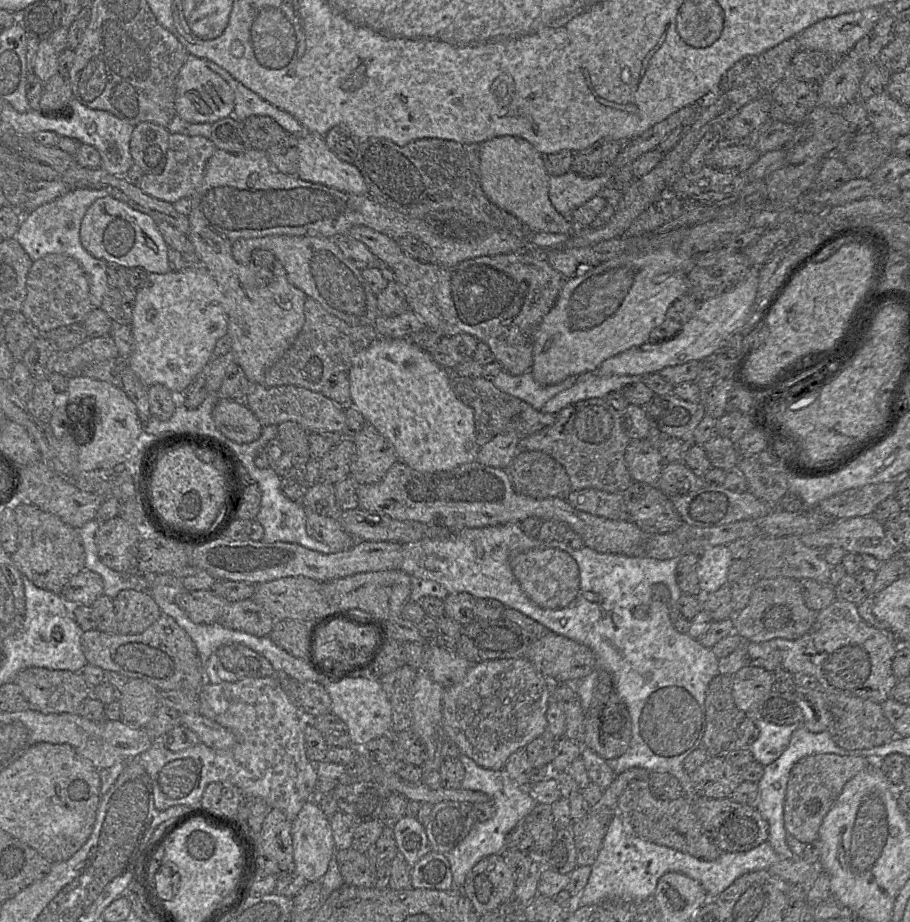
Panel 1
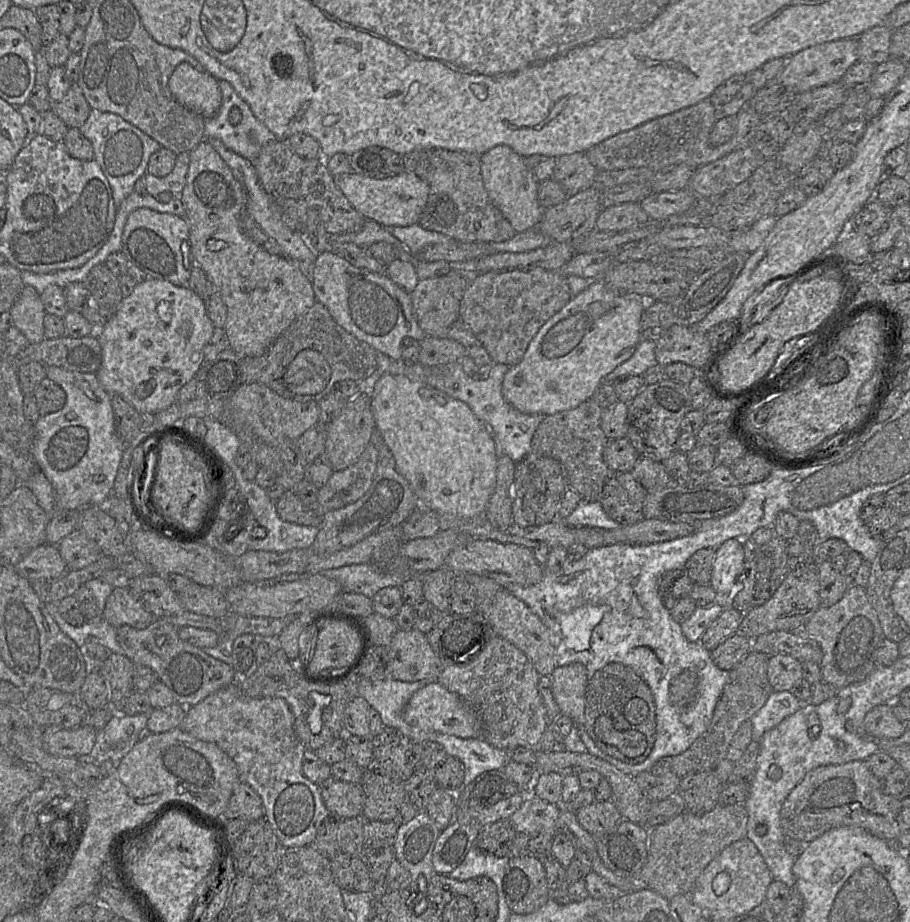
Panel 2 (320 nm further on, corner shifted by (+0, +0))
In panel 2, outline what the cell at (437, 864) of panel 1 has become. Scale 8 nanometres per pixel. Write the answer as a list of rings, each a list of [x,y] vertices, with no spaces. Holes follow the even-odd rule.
[[[452,821],[440,831],[432,854],[436,874],[449,875],[462,863],[467,852],[475,845],[481,827],[479,824]]]

